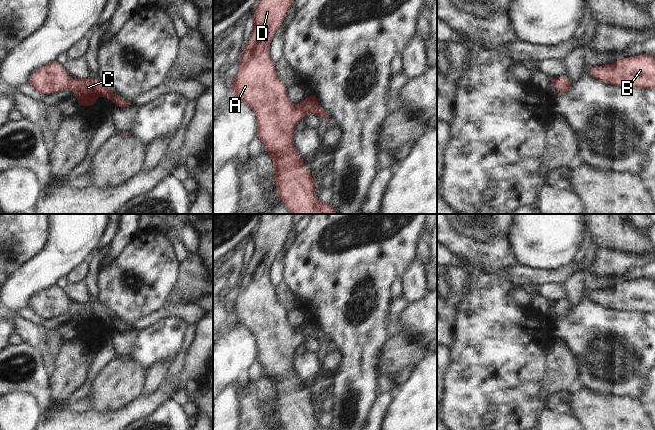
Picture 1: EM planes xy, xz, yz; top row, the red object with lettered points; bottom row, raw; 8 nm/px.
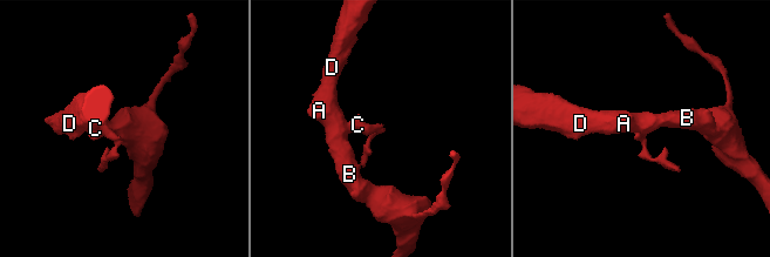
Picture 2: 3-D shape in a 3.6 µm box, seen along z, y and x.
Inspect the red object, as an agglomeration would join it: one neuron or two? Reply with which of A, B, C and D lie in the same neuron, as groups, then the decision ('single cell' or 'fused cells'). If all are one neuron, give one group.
groups A B C D; single cell

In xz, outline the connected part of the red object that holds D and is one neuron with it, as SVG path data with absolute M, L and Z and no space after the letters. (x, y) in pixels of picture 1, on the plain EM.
M261 214L261 224L252 238L253 256L243 272L230 314L236 323L250 331L257 339L257 361L263 366L263 374L274 387L275 416L281 427L284 430L330 430L317 423L316 408L311 396L305 390L302 379L293 370L294 350L303 345L305 338L322 340L328 345L329 338L319 330L315 316L296 330L293 329L287 322L287 312L277 302L275 288L269 280L271 265L293 228L294 215Z

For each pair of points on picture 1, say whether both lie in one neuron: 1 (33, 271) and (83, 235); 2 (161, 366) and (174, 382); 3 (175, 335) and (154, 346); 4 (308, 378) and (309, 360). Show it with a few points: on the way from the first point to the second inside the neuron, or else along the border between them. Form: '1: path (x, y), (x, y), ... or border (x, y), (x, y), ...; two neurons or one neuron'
1: path (45, 269), (71, 245); one neuron
2: border (165, 379), (150, 392), (146, 393); two neurons
3: path (170, 335), (166, 335), (159, 341); one neuron
4: path (308, 374), (308, 364); one neuron

